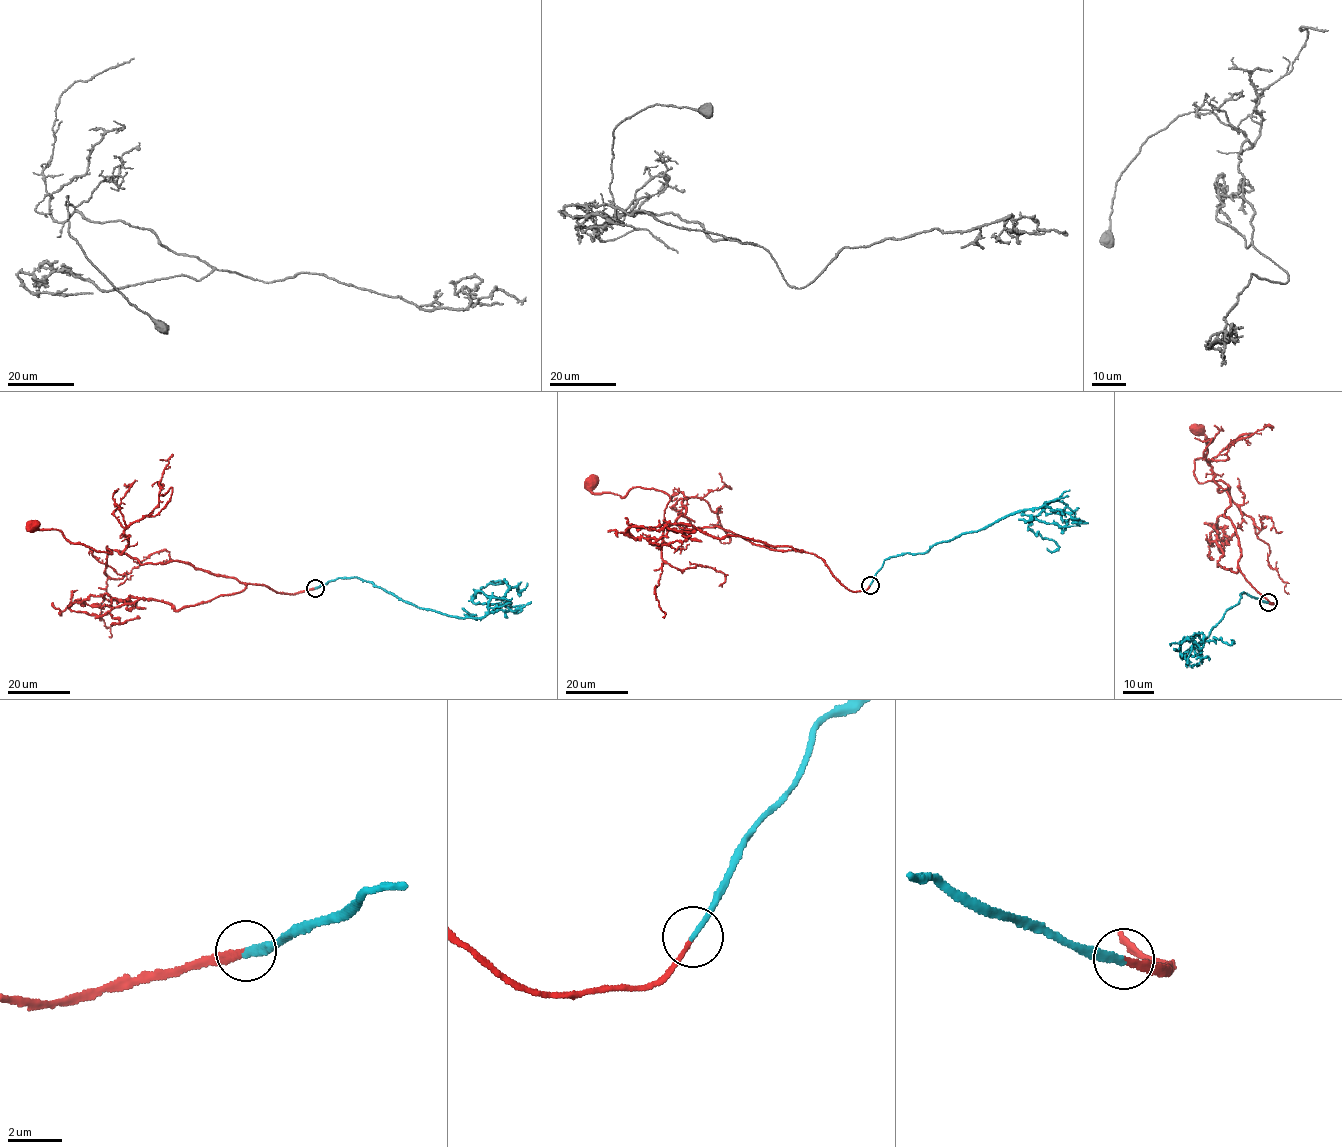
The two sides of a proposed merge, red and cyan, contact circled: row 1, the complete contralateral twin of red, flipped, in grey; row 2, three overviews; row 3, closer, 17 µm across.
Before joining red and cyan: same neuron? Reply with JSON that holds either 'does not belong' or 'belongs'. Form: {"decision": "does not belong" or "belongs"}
{"decision": "belongs"}

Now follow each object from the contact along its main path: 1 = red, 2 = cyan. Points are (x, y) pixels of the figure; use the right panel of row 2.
1: (1267, 602), (1238, 565), (1238, 536), (1224, 515), (1228, 487), (1195, 476), (1194, 460), (1207, 453), (1198, 429)
2: (1267, 602), (1240, 594), (1205, 639), (1180, 653), (1180, 644), (1197, 635), (1230, 639)

